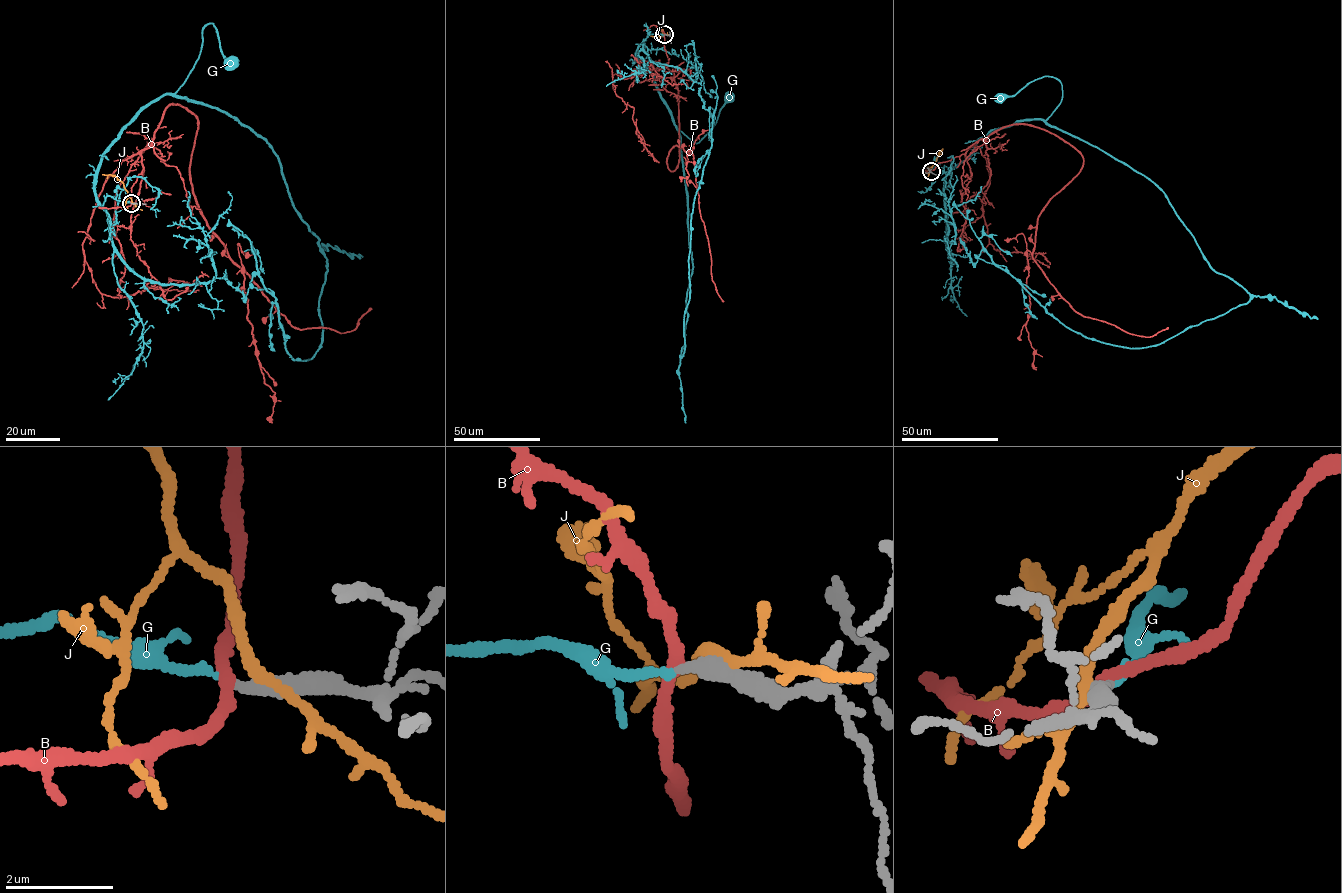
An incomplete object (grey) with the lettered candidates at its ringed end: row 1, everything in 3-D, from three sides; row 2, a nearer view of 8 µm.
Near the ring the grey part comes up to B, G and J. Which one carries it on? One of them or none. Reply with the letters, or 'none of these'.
G

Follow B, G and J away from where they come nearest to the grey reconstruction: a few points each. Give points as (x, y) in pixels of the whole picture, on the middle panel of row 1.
B: (664, 34), (679, 121), (676, 168), (670, 171), (666, 161), (676, 145), (693, 156), (711, 279), (723, 301)
G: (664, 34), (650, 34), (636, 55), (652, 74), (677, 128), (694, 142), (699, 141), (729, 96)
J: (666, 34), (649, 35)

